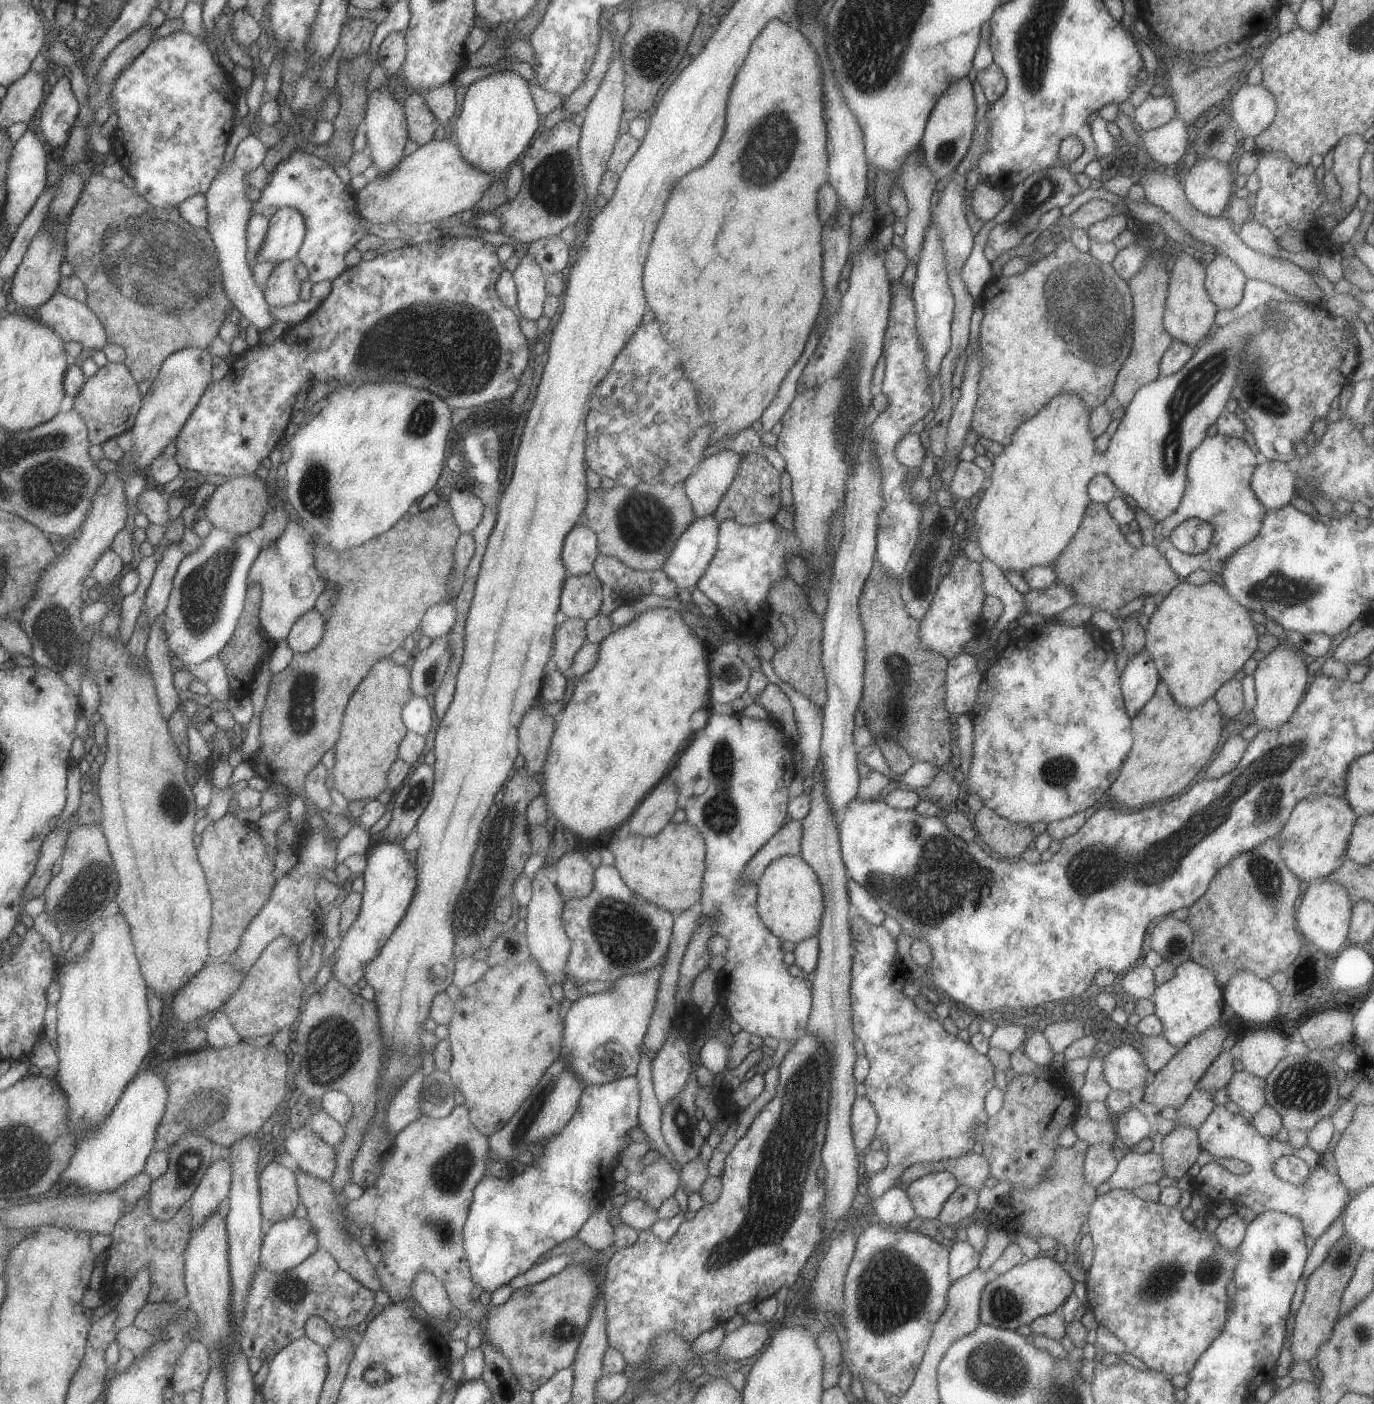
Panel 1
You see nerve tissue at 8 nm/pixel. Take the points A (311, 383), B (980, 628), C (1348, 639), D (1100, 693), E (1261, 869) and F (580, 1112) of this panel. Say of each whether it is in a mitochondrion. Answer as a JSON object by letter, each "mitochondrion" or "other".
{"A":"other","B":"other","C":"other","D":"other","E":"mitochondrion","F":"other"}

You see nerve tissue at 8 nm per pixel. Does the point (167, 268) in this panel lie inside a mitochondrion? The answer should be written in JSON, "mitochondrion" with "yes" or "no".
{"mitochondrion":"yes"}

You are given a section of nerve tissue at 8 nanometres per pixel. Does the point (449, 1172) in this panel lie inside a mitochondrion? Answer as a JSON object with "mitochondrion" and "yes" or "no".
{"mitochondrion":"yes"}

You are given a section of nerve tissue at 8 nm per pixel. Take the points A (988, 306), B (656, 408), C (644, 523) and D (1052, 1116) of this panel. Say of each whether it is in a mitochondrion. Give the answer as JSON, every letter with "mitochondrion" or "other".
{"A":"other","B":"mitochondrion","C":"mitochondrion","D":"other"}

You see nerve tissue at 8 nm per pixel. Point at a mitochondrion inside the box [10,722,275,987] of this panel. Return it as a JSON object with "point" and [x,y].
{"point":[91,892]}

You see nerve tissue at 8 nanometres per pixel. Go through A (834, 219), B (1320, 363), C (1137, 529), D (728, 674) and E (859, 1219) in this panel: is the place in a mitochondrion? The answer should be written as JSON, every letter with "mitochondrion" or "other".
{"A":"other","B":"other","C":"other","D":"mitochondrion","E":"other"}

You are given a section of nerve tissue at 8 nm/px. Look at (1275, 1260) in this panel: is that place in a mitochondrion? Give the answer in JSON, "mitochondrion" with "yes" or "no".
{"mitochondrion":"yes"}

